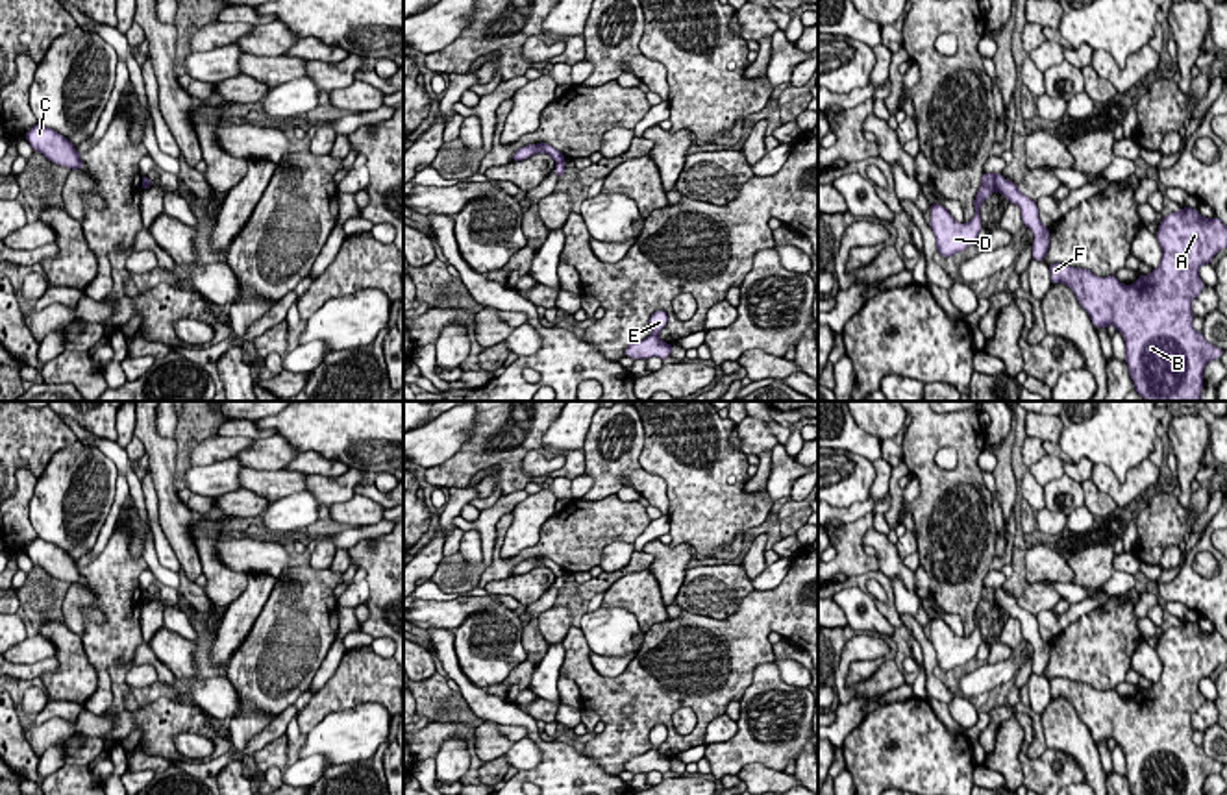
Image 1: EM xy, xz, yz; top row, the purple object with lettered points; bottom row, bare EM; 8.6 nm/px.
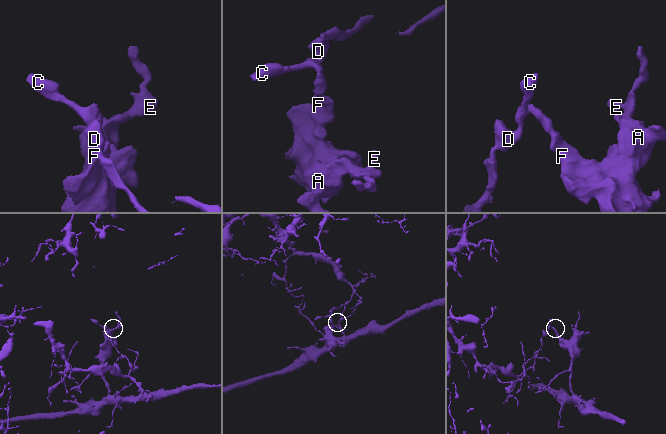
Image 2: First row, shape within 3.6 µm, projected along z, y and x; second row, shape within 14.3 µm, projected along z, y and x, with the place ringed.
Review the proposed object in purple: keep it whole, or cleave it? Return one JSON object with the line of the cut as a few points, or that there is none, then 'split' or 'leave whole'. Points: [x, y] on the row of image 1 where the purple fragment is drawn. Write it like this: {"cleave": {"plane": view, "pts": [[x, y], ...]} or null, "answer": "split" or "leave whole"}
{"cleave": {"plane": "yz", "pts": [[992, 176], [996, 189]]}, "answer": "split"}

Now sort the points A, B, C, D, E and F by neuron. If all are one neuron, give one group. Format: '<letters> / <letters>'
A B E F / C D

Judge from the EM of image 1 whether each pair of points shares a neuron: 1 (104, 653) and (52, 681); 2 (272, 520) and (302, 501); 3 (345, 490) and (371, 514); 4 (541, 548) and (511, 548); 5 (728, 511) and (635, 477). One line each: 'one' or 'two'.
1: two
2: one
3: two
4: two
5: two

